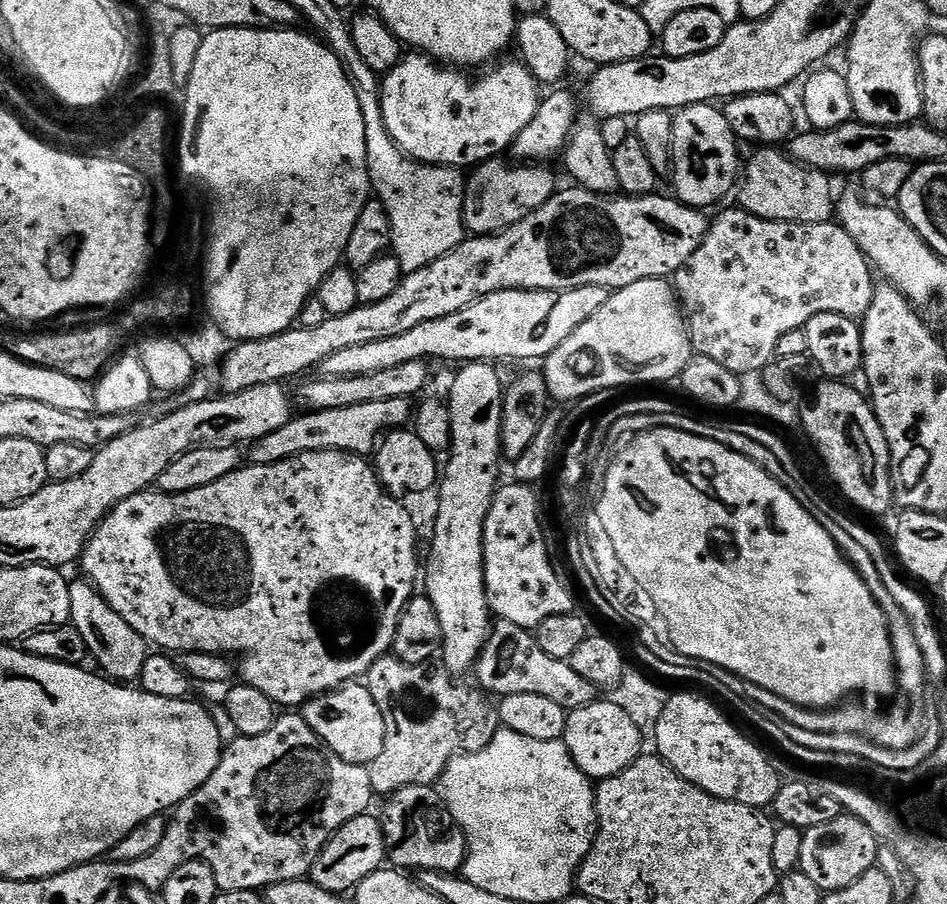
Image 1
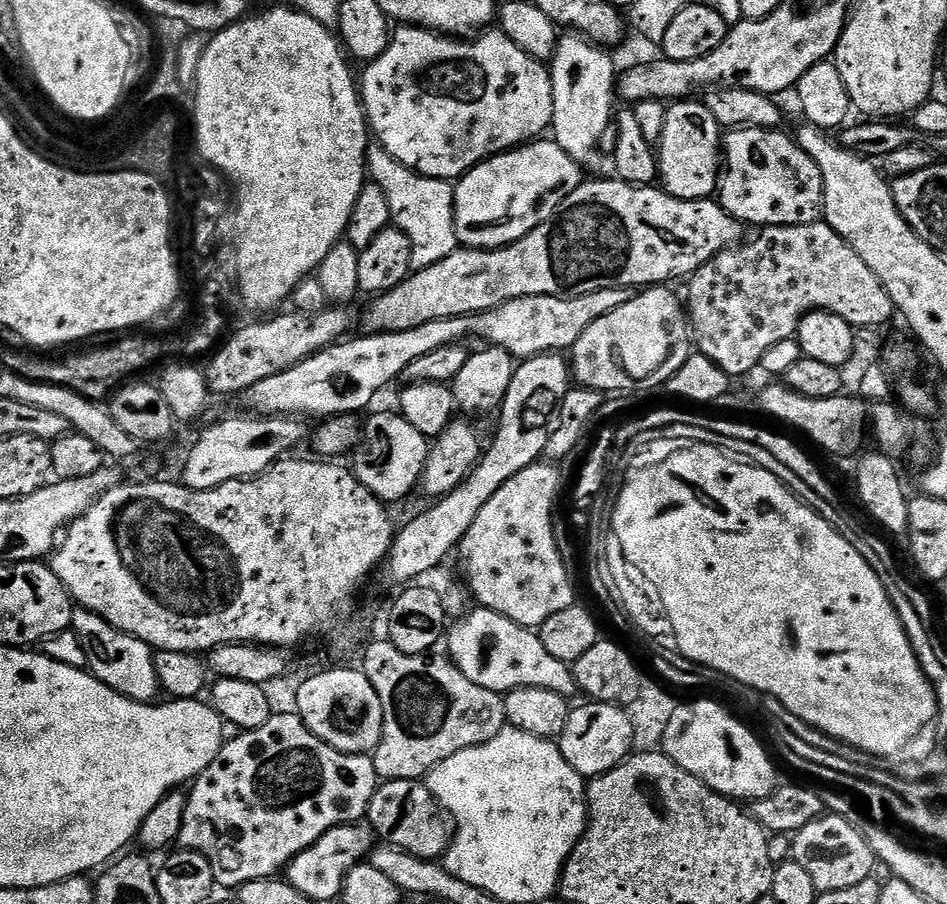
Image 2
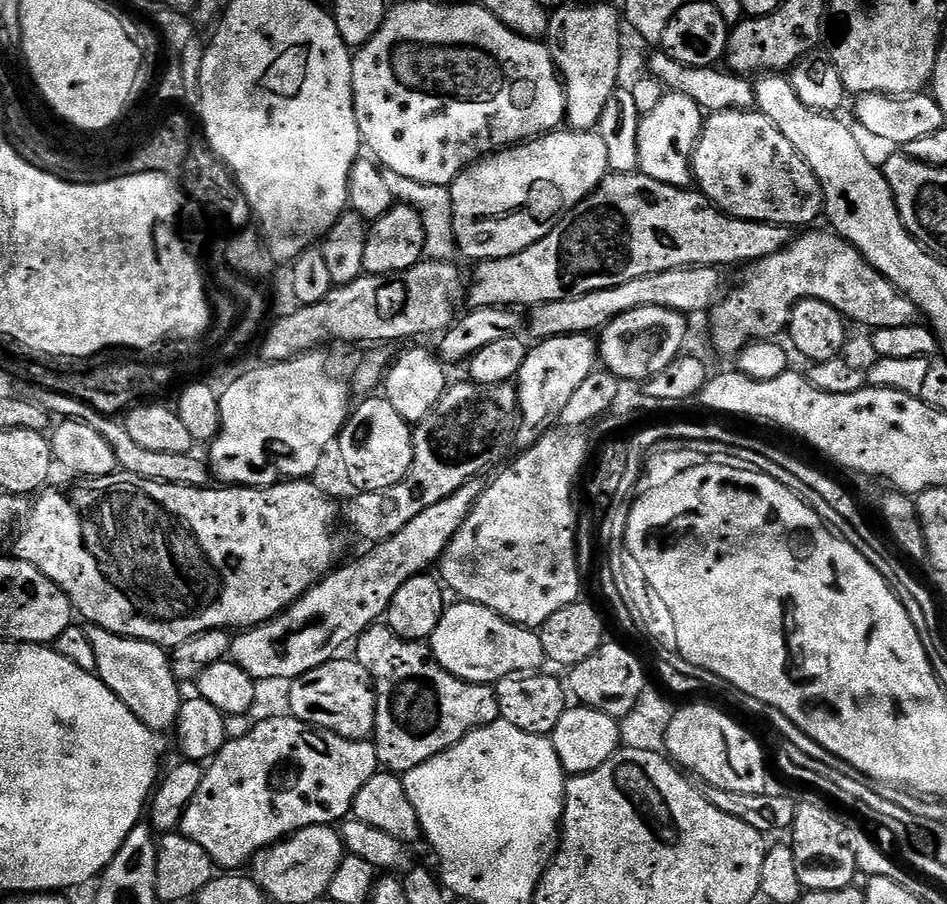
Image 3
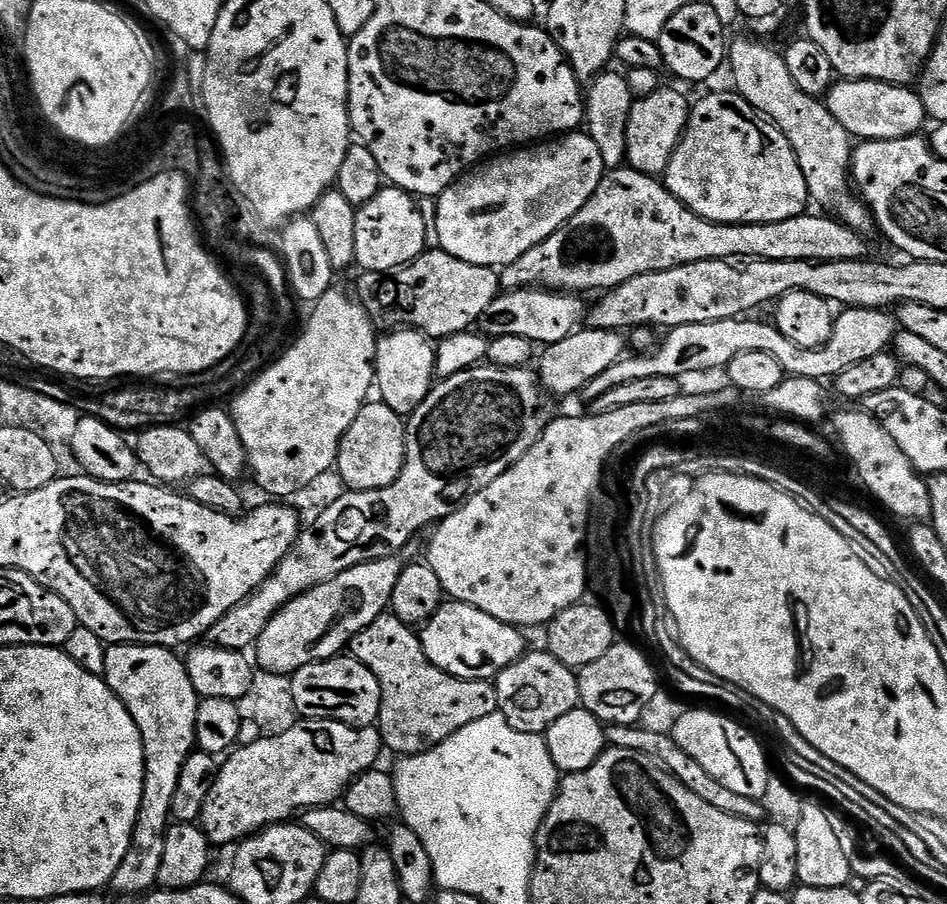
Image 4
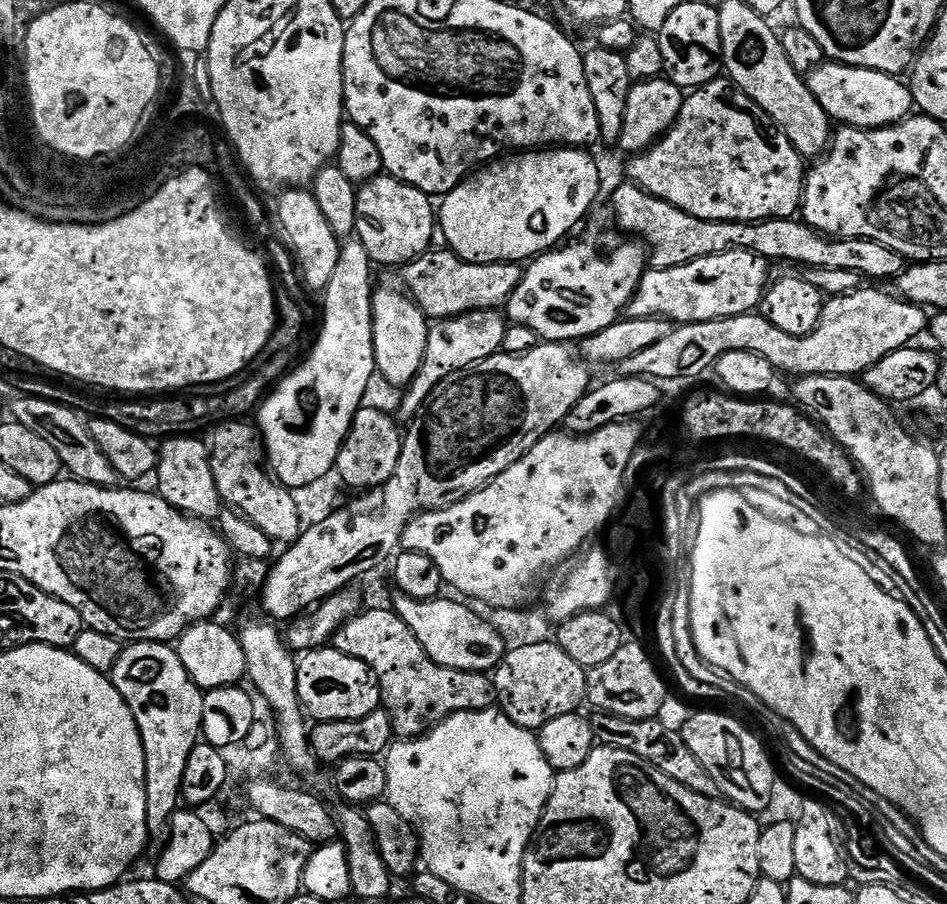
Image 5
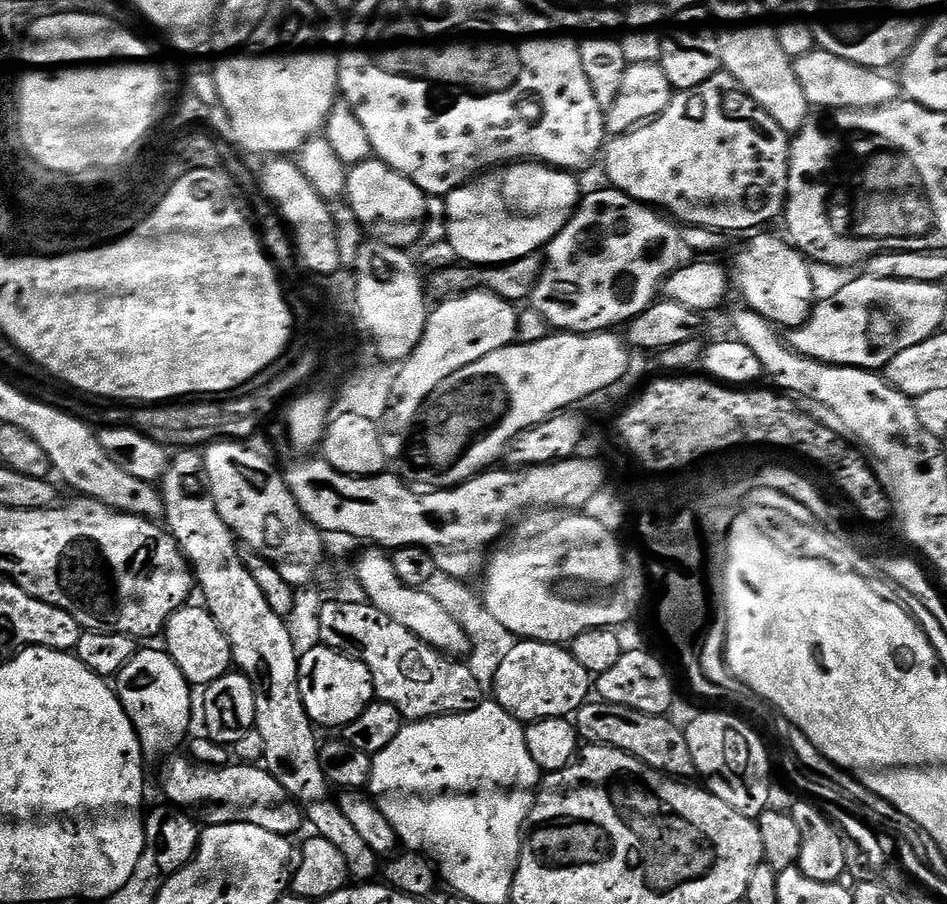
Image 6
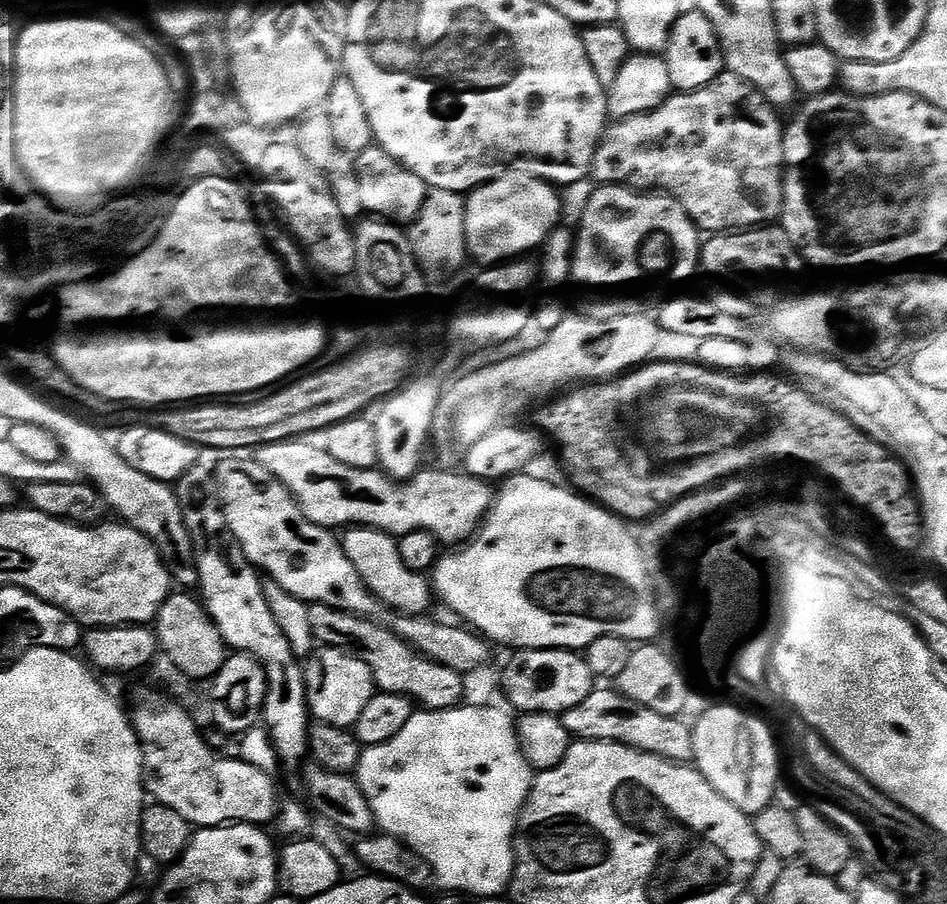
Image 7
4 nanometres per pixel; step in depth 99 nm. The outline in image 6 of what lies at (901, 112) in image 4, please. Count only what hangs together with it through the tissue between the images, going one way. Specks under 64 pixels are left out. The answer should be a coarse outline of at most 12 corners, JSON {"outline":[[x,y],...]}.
{"outline":[[814,50],[795,57],[816,110],[871,110],[901,99],[899,79]]}

